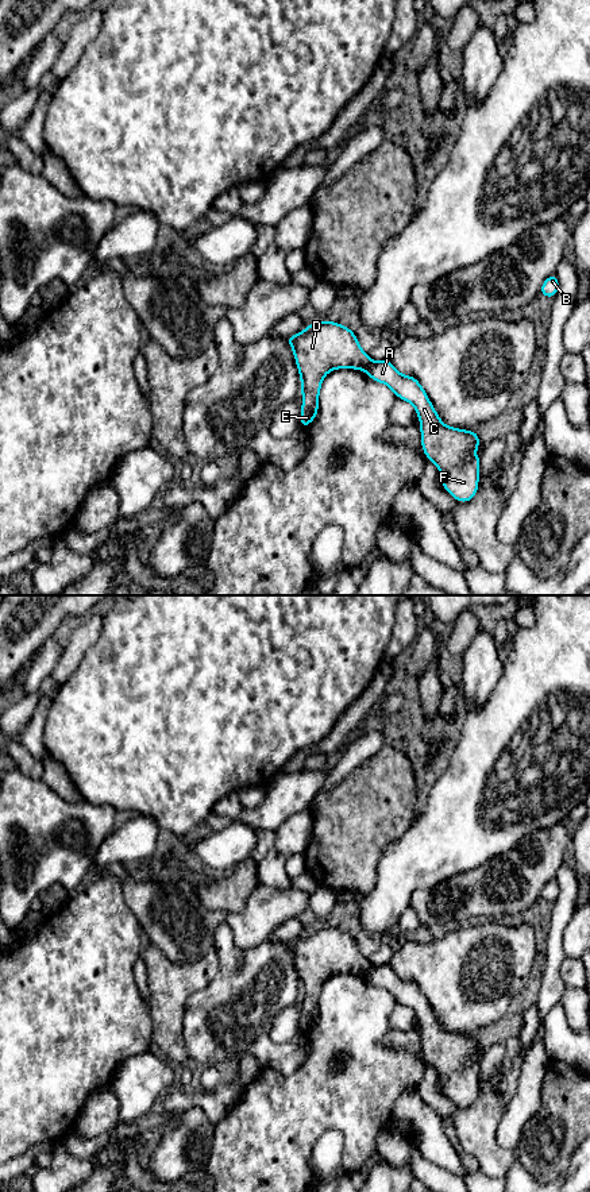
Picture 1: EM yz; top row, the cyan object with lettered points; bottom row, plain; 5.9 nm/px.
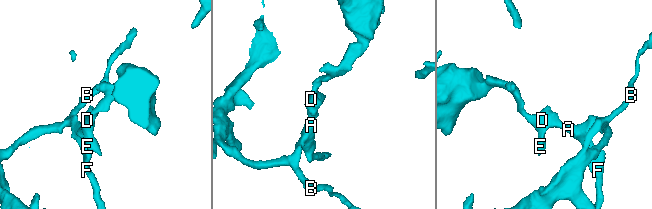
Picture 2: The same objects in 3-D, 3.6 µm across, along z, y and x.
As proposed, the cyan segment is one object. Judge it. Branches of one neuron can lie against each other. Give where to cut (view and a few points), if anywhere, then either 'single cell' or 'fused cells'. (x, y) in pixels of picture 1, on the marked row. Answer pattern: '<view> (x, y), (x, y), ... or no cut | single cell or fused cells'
yz (371, 361), (365, 370) | fused cells

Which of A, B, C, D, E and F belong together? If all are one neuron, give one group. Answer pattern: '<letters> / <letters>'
A B C F / D E

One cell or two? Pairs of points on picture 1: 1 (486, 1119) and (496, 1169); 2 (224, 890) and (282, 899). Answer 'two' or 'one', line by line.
1: one
2: two

